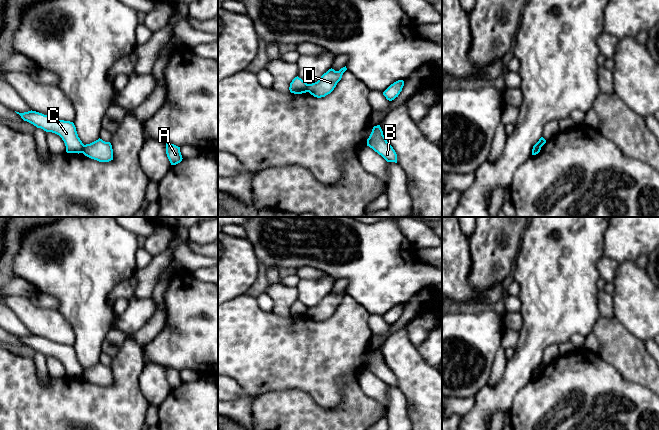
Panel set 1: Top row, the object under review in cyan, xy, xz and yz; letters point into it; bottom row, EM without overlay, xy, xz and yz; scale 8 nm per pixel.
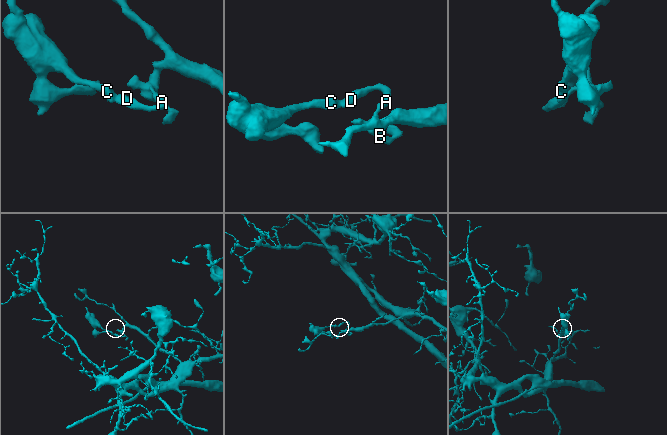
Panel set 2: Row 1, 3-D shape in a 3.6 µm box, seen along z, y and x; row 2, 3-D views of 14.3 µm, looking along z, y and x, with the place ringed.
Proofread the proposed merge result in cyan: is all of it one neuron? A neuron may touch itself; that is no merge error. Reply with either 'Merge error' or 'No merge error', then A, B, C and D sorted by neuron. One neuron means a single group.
Merge error. Groups: A B D / C

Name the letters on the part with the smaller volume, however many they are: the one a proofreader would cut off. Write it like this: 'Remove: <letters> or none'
Remove: C

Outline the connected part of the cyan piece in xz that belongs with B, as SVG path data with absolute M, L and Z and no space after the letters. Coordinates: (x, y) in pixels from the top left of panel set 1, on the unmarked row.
M380 349L373 351L367 363L367 370L381 379L387 386L397 387L397 378L393 371L387 366Z

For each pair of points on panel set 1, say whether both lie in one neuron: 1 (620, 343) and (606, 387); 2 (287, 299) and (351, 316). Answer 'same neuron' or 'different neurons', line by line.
1: different neurons
2: different neurons

